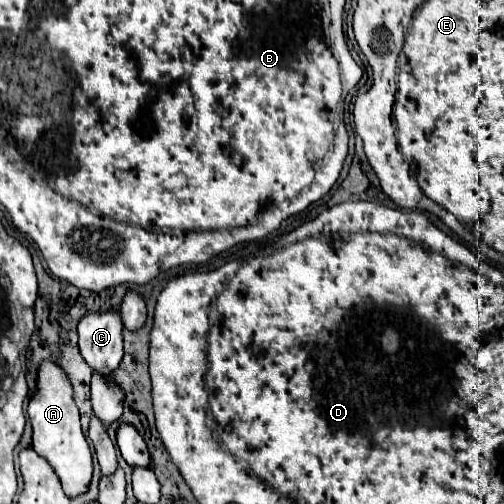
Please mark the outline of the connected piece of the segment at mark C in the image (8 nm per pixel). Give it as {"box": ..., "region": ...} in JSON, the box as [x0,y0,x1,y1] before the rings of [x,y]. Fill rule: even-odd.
{"box":[78,308,122,376],"region":[[[110,308],[98,314],[86,314],[78,322],[80,354],[90,368],[110,376],[122,360],[122,330],[120,312]]]}

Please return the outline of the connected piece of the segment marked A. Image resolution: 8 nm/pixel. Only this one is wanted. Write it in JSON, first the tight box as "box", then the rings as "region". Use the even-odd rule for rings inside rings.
{"box":[28,362,92,498],"region":[[[44,362],[38,368],[36,392],[30,396],[28,416],[34,428],[32,446],[56,470],[64,492],[70,498],[86,492],[92,478],[92,454],[80,428],[80,412],[72,396],[72,384],[68,384],[68,376],[64,376],[64,372],[60,372],[60,368],[56,368],[52,362]]]}

